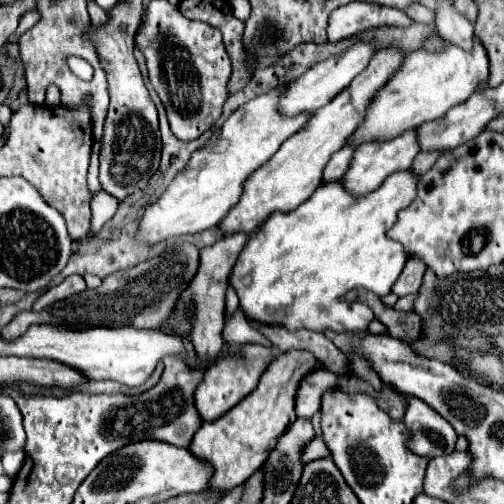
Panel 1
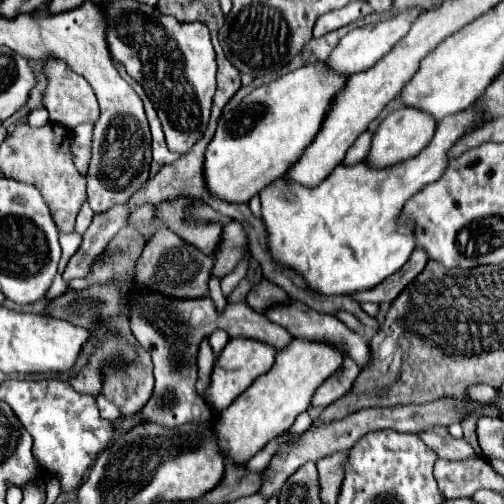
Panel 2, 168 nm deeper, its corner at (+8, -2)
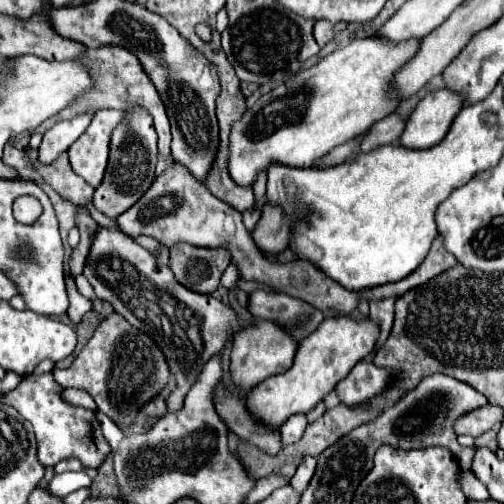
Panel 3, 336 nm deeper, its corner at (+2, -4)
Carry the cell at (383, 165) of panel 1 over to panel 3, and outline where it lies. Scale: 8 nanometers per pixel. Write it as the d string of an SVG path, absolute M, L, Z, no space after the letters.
M450 89L428 93L406 121L400 145L408 149L430 149L438 145L446 137L450 123L462 105L464 97Z

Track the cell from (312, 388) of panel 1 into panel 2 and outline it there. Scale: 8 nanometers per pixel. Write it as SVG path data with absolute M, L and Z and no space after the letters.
M344 357L342 367L334 375L330 375L320 385L320 389L314 391L310 405L312 407L326 407L328 403L340 399L344 393L348 393L348 389L352 387L352 381L358 377L358 373L360 373L360 367L350 357Z

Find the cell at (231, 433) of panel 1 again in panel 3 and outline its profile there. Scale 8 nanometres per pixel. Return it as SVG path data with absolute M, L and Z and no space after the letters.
M346 315L326 317L312 335L300 341L292 369L264 379L248 393L248 409L268 427L280 427L290 415L308 413L352 371L358 361L372 353L378 335L380 327L372 319L358 321Z

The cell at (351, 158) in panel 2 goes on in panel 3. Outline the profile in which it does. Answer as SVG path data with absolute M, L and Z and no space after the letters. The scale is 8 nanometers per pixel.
M392 113L386 119L380 119L372 127L372 131L366 133L360 149L362 151L372 151L372 149L376 149L380 145L386 145L386 143L398 143L402 131L404 131L404 119L398 113Z

